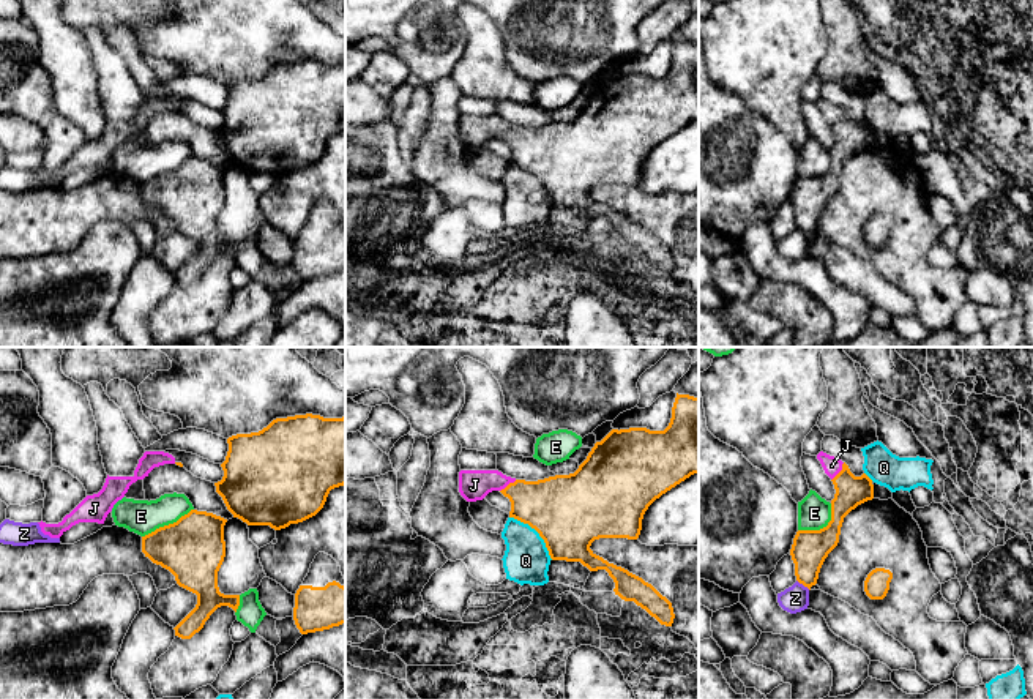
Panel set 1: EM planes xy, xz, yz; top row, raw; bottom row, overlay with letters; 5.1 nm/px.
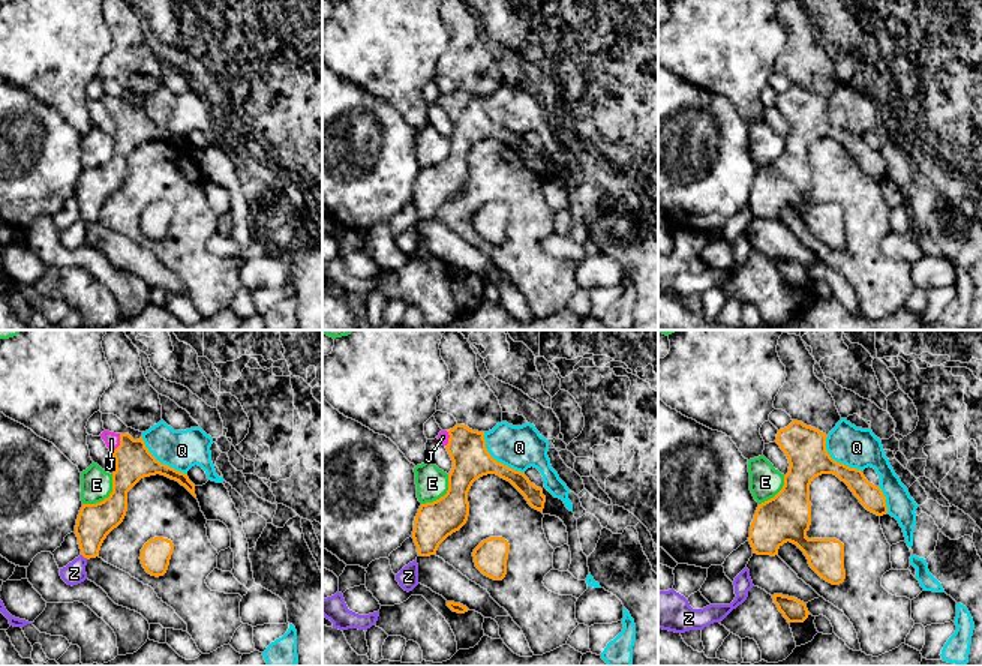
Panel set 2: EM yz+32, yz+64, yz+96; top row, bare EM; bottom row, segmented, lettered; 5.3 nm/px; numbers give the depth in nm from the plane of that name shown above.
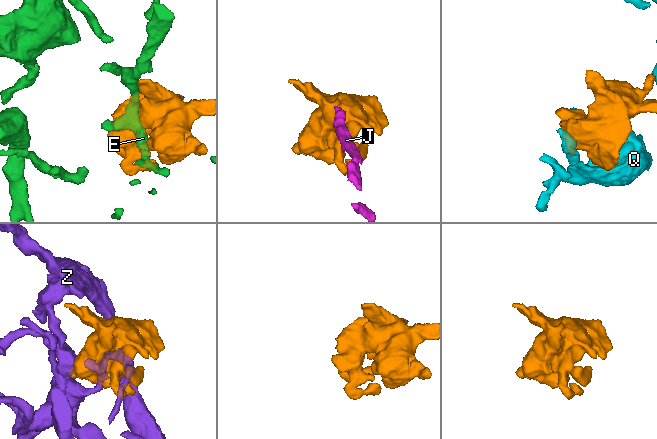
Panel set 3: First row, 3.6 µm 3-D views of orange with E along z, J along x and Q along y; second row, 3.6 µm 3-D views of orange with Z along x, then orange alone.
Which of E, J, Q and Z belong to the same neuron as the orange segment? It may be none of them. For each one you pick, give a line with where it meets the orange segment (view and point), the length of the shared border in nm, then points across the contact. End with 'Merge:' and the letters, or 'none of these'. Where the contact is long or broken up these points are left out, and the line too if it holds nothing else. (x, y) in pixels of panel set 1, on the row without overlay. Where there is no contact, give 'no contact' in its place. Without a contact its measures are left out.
J: yz (839, 119) | 120 nm | across yz (850, 138), (839, 119), (831, 112)
Merge: J

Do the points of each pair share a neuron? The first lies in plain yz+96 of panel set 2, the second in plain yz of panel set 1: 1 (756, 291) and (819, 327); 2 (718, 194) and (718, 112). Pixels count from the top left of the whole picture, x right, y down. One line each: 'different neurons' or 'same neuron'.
1: same neuron
2: same neuron

